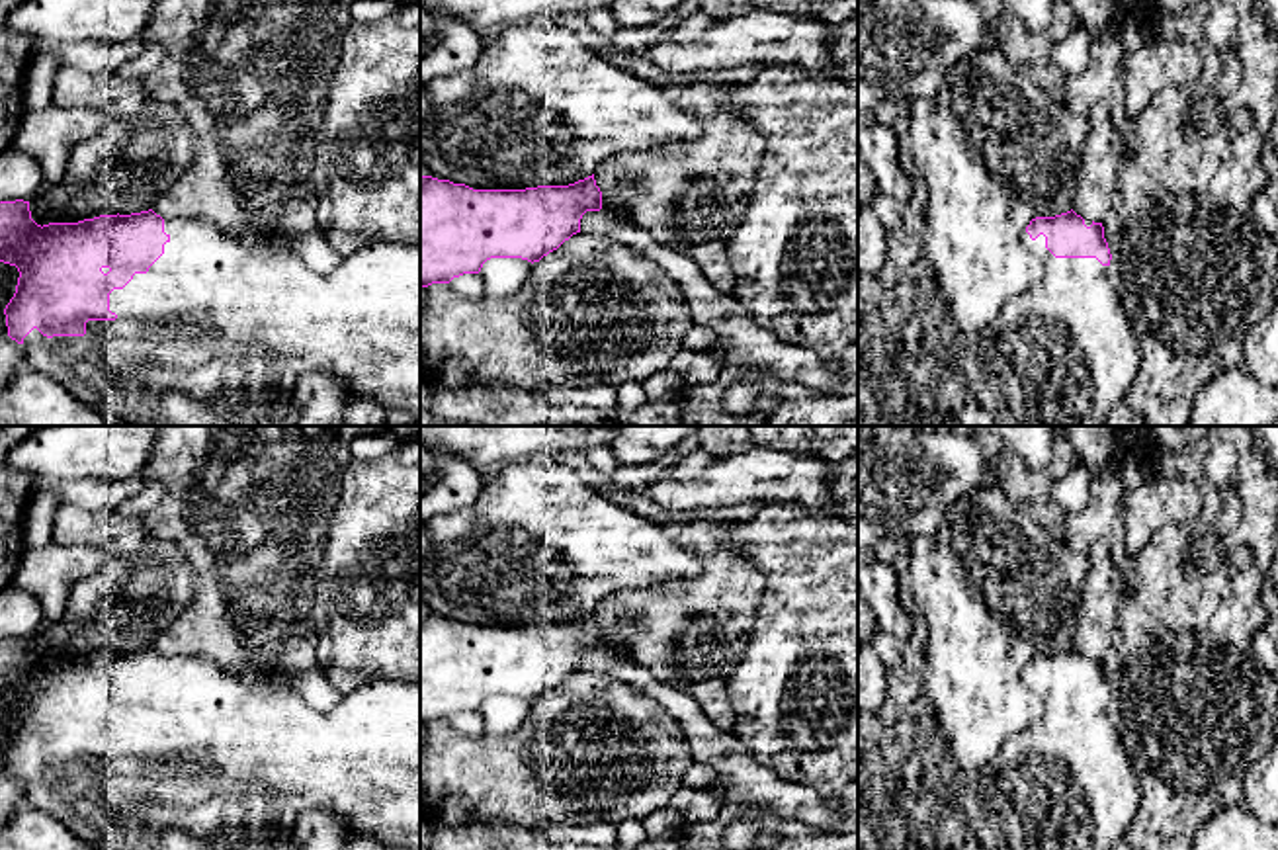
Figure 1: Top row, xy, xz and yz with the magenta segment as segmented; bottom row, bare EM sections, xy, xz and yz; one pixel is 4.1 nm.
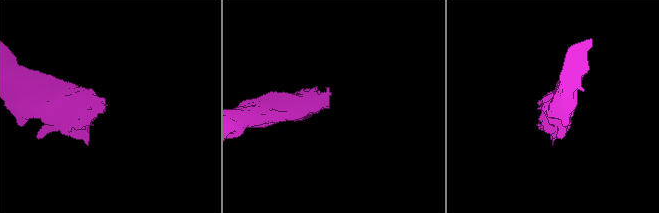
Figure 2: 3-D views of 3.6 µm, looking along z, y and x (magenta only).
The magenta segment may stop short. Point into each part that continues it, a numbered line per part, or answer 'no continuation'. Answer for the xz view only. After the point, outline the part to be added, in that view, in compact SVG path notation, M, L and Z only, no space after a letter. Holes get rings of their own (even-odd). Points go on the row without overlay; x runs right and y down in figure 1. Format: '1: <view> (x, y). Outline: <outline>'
1: xz (610, 643). Outline: M602 633L602 649L614 659L629 659L627 651L618 641L618 637L610 633Z

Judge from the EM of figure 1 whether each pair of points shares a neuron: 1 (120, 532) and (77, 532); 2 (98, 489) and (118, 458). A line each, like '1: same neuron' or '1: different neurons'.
1: same neuron
2: different neurons

